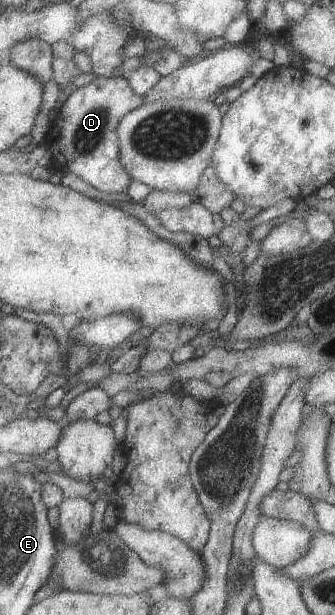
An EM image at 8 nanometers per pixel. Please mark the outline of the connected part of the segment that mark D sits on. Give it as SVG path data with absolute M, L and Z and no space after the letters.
M124 76L98 77L75 90L50 123L44 140L51 149L54 169L63 174L72 172L105 194L124 192L131 180L118 161L119 139L116 128L121 117L131 109L137 109L143 104L142 100L142 96L131 90Z

